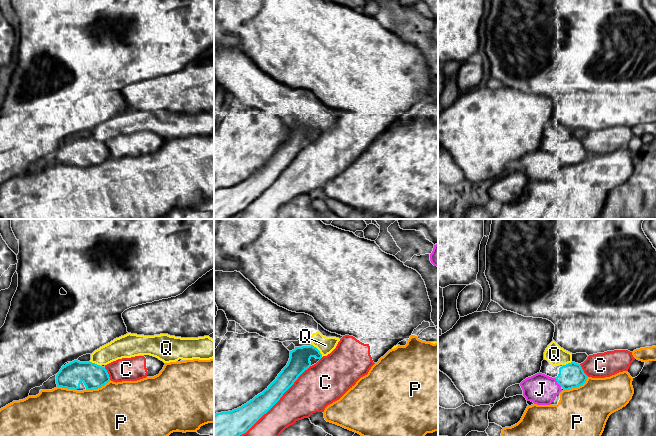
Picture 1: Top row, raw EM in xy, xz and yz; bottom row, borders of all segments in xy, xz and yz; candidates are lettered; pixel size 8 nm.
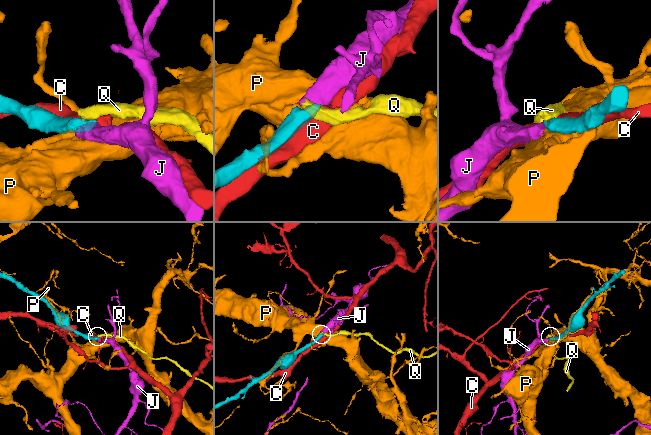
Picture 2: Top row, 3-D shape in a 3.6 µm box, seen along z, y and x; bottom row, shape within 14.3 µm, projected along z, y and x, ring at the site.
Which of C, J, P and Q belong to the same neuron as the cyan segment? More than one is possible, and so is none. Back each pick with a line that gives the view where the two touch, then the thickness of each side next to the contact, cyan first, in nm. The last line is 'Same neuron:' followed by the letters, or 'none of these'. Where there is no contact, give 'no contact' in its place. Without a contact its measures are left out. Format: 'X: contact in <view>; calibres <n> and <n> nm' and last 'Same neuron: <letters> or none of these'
J: contact in yz; calibres 200 and 240 nm
Same neuron: J

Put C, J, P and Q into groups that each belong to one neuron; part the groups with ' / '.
C / J / P / Q

